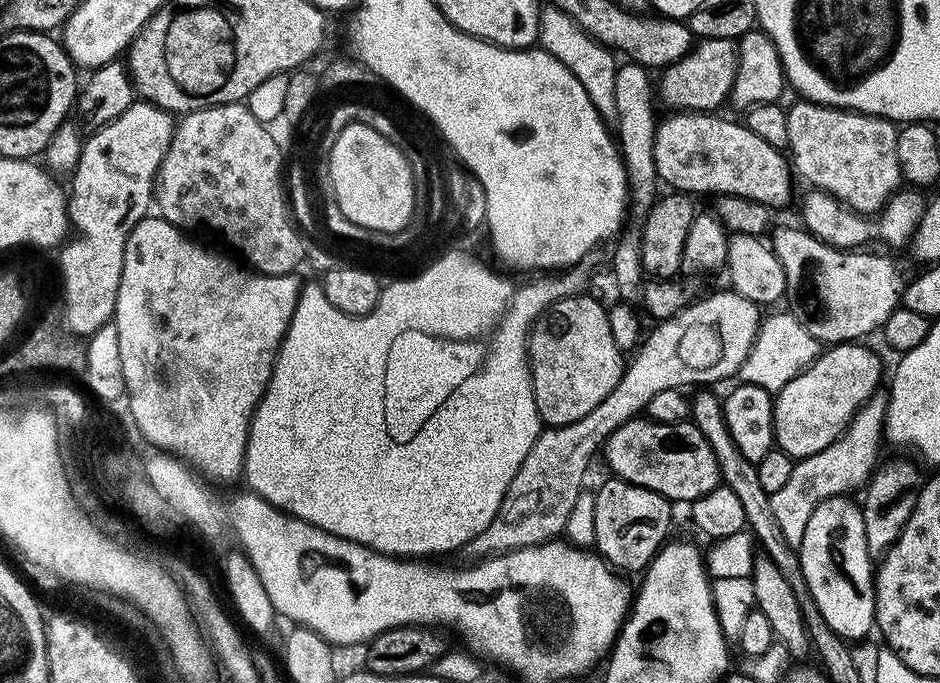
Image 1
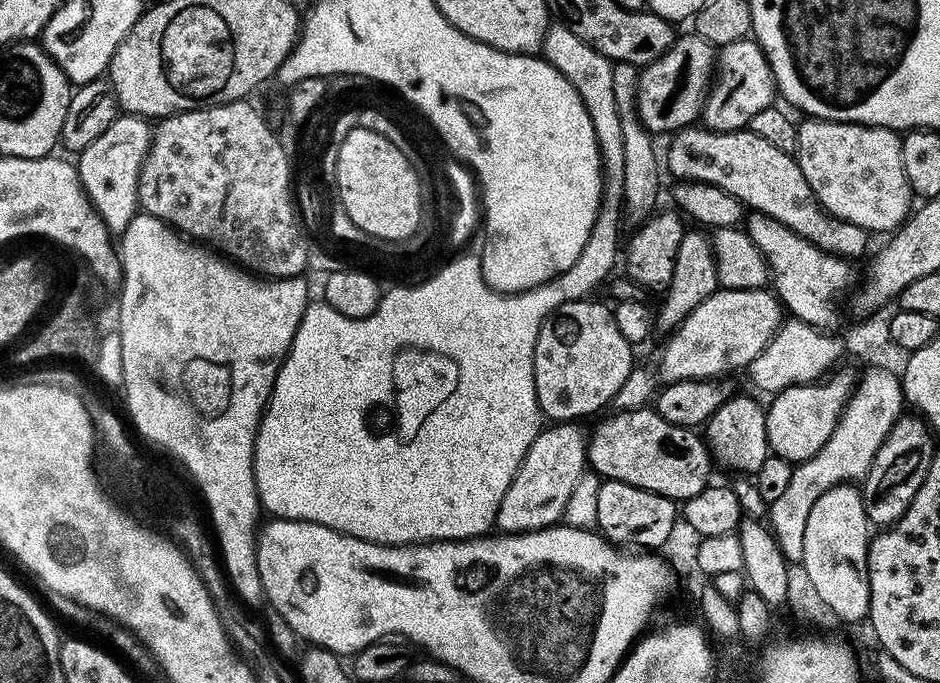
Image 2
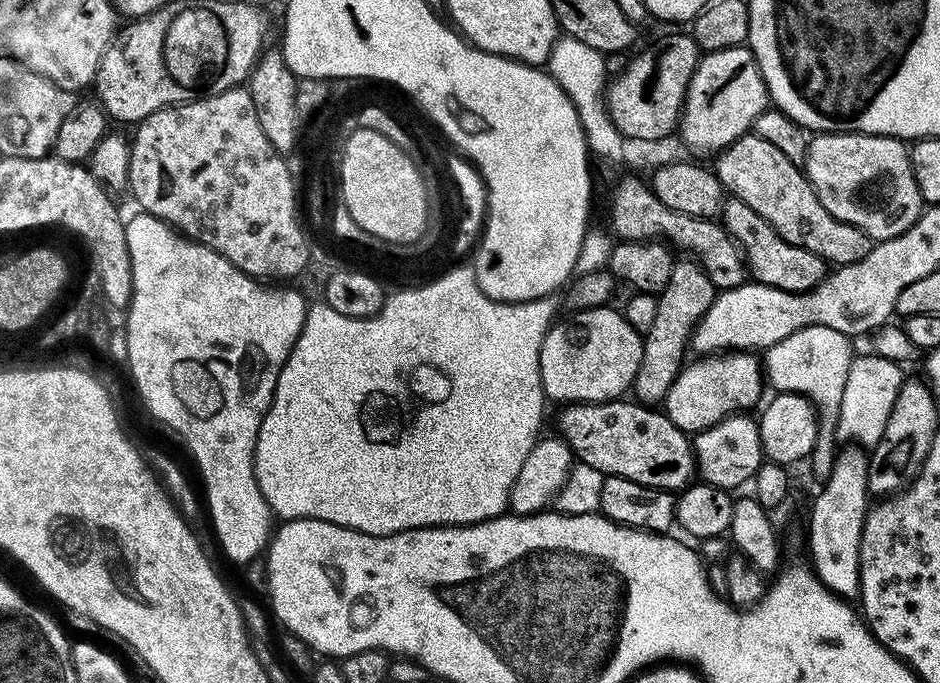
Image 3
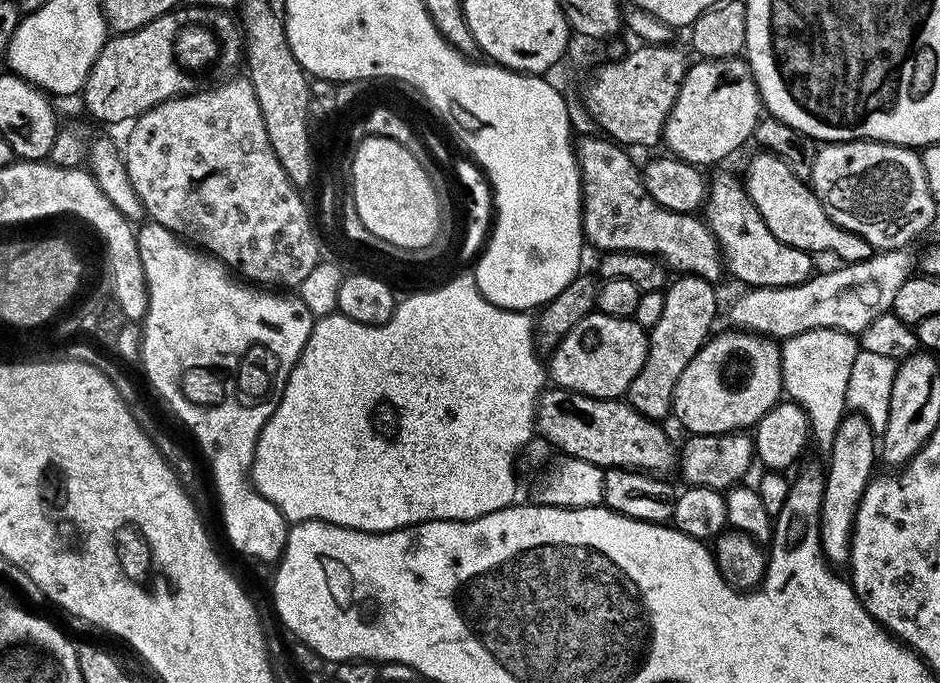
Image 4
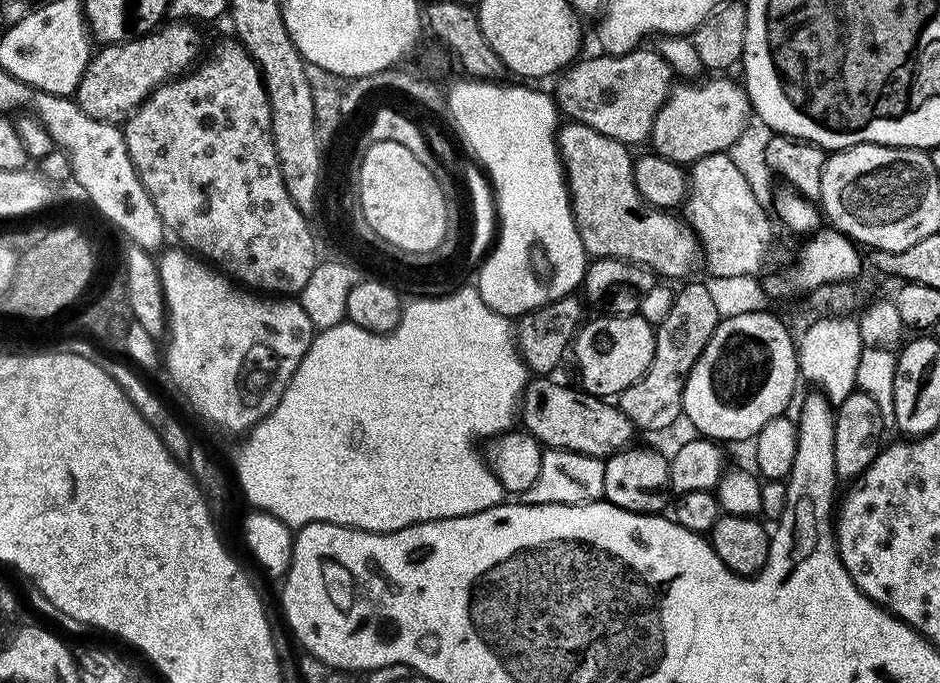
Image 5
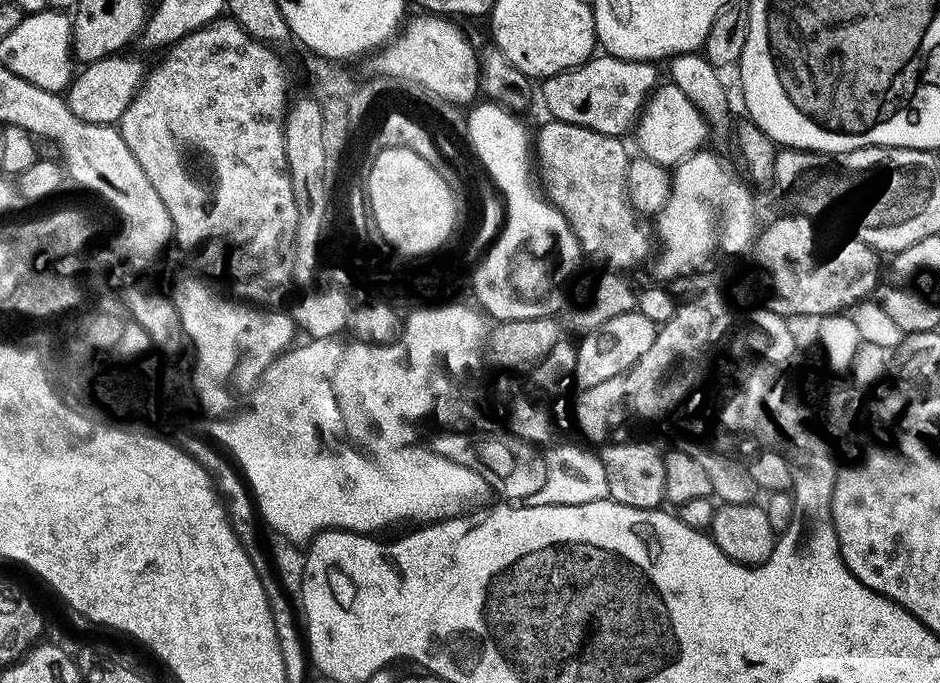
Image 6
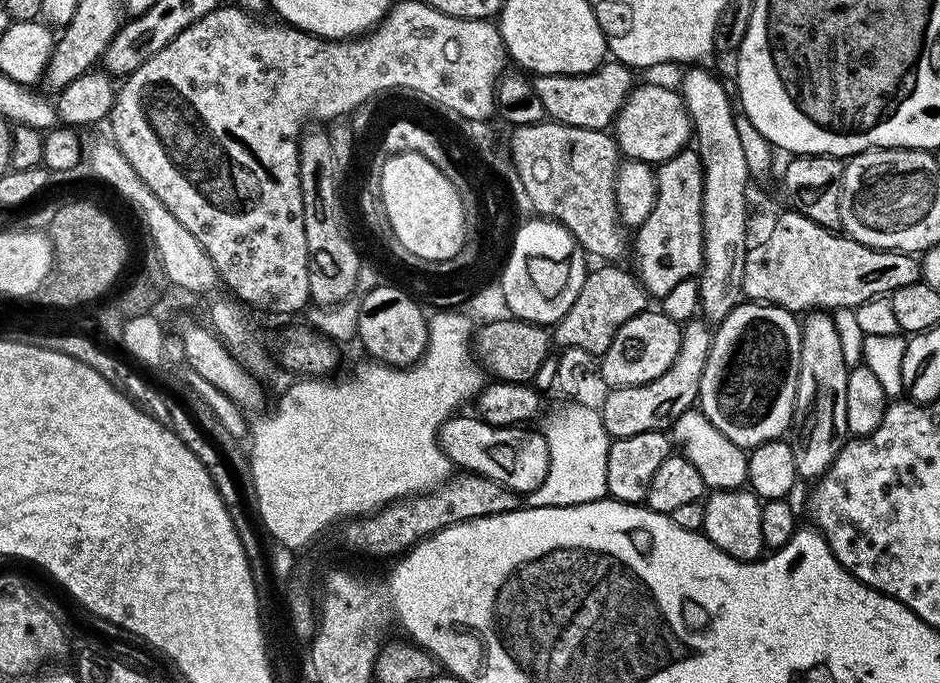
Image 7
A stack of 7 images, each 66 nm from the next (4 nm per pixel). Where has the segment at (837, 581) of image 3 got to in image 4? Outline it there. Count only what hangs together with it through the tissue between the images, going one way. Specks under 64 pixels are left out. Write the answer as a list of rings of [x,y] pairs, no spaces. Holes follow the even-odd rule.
[[[849,413],[839,424],[834,442],[828,453],[830,462],[826,467],[823,500],[820,507],[820,548],[826,560],[834,566],[848,561],[853,520],[857,506],[869,481],[873,479],[874,464],[878,462],[878,440],[869,423],[859,413]]]

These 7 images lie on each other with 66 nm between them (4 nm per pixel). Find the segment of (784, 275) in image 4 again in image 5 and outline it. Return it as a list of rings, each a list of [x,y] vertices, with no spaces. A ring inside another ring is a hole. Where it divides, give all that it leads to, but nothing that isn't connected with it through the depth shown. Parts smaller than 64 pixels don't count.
[[[727,152],[703,156],[691,165],[690,187],[682,212],[700,240],[708,276],[756,276],[767,262],[772,252],[773,217],[758,204],[745,175],[734,166]]]

